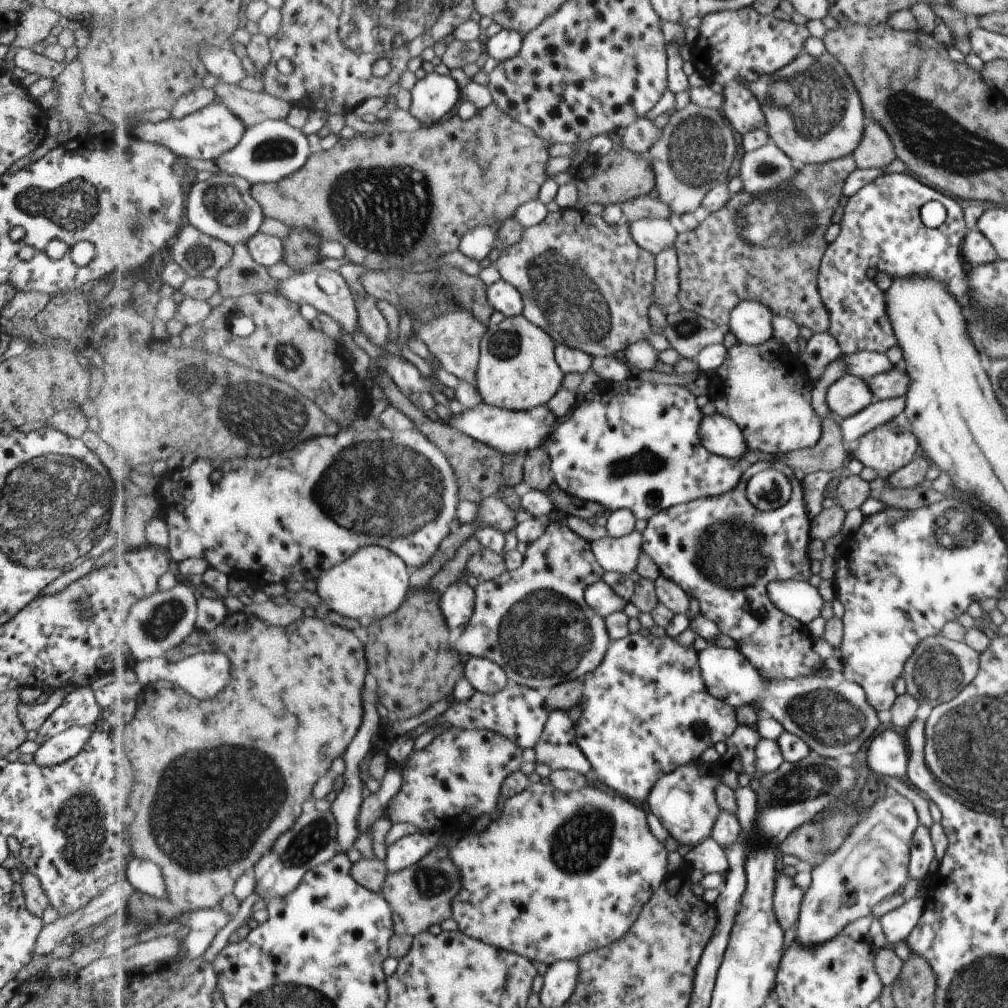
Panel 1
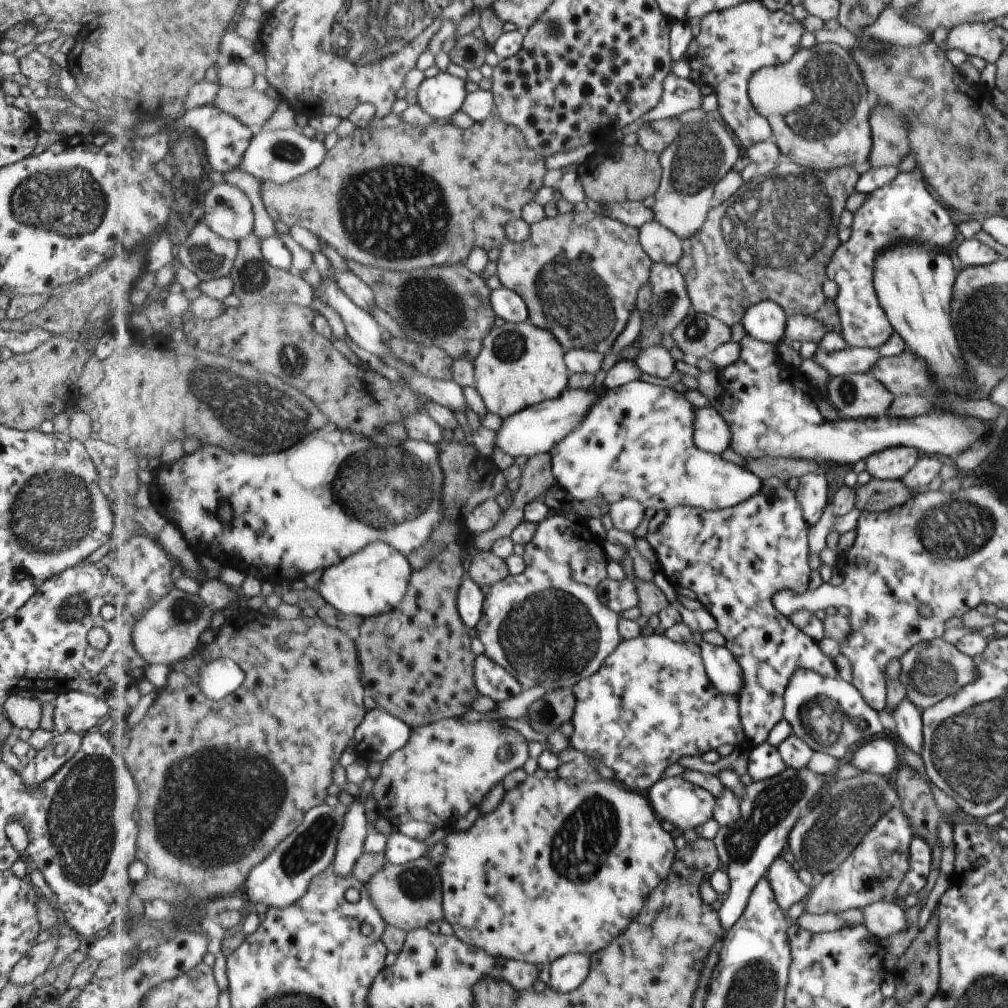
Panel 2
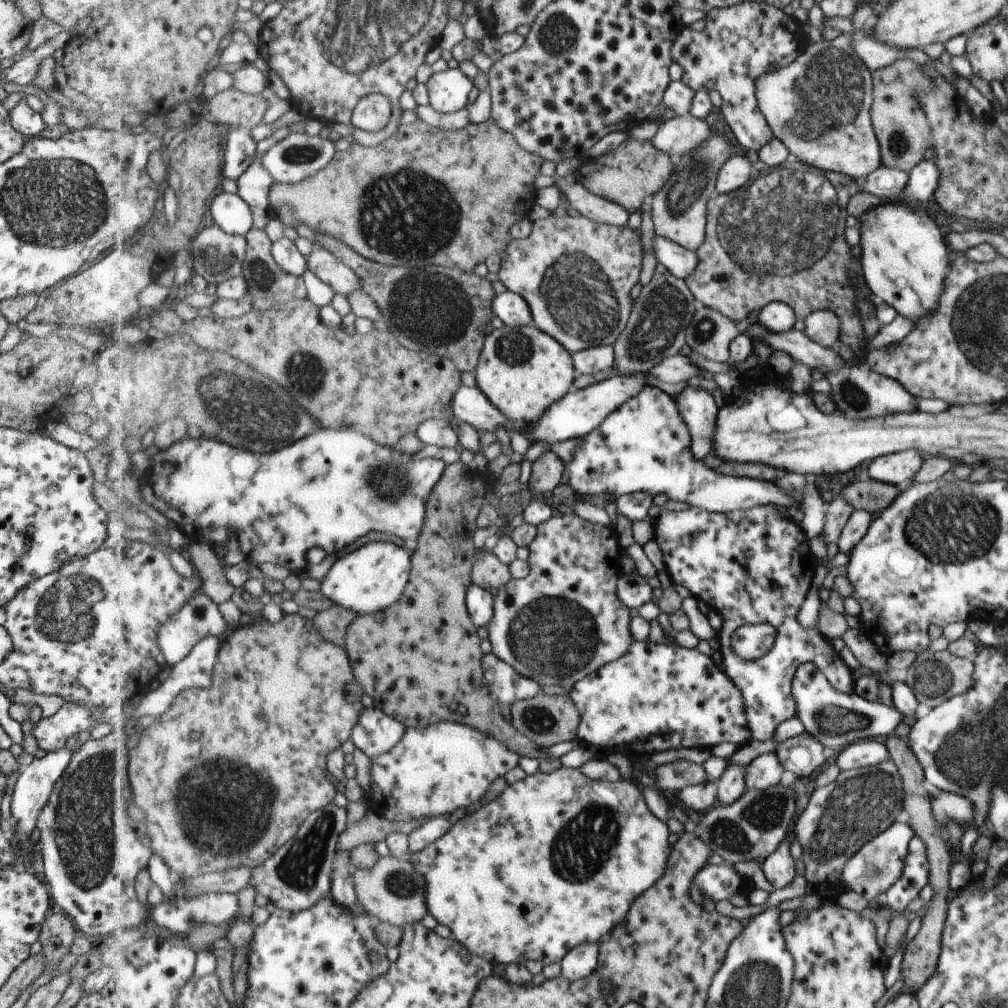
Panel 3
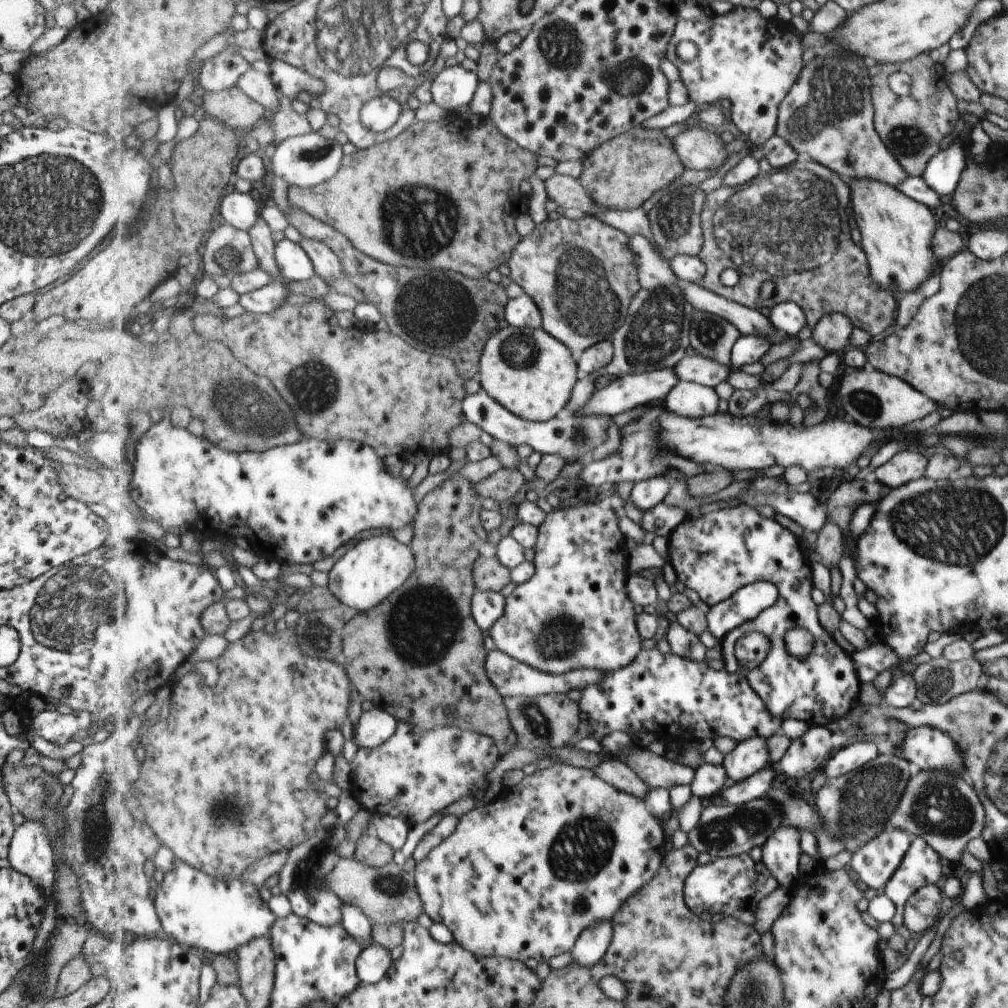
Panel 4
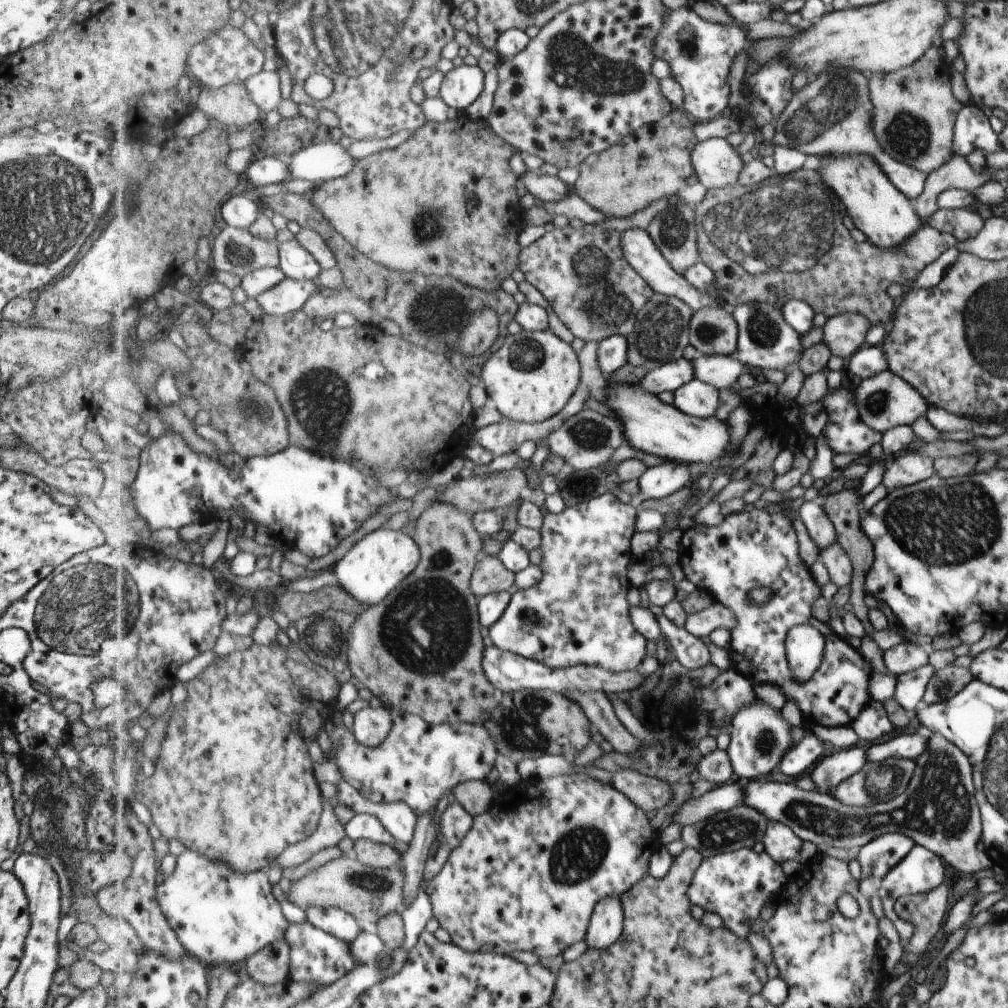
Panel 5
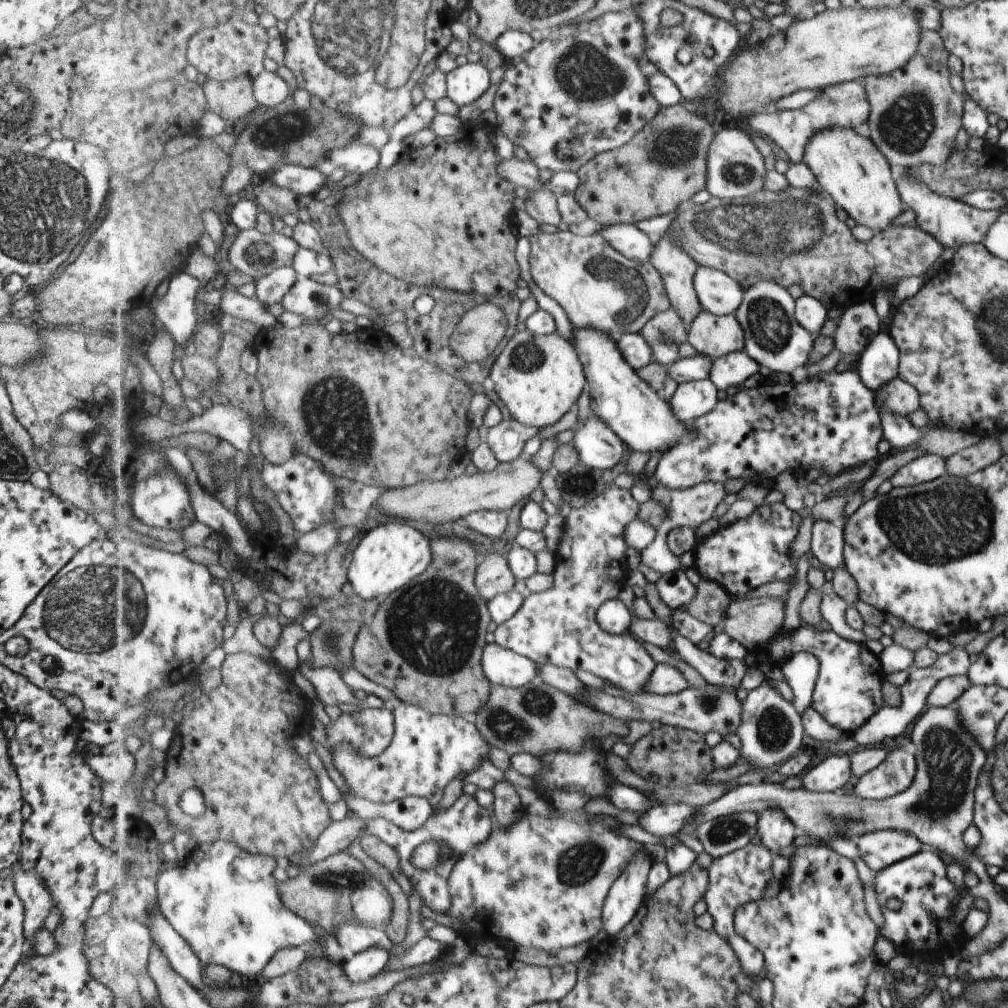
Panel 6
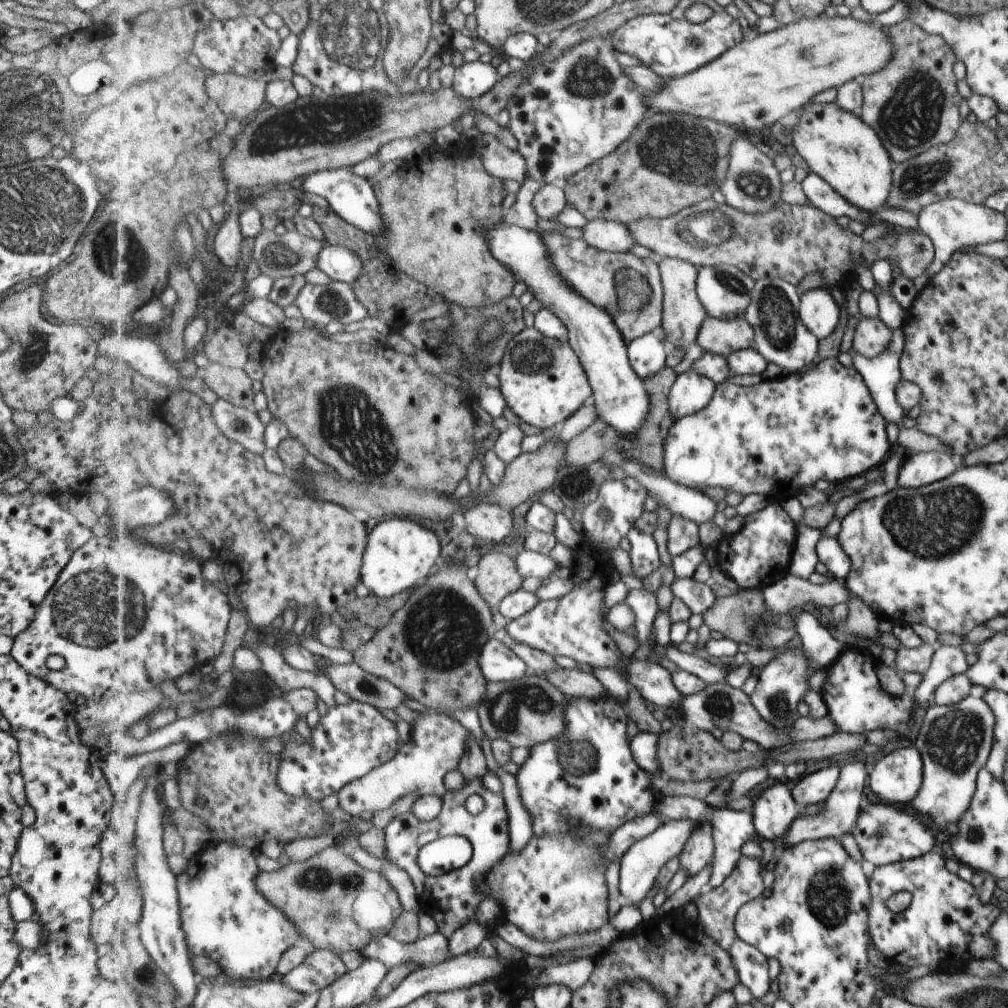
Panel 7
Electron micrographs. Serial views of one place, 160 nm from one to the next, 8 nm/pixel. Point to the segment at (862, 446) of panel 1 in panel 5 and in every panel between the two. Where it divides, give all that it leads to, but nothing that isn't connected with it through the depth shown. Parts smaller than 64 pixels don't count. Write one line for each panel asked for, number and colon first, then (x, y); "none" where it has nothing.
2: (893, 463)
3: (898, 468)
4: (906, 465)
5: (907, 468)

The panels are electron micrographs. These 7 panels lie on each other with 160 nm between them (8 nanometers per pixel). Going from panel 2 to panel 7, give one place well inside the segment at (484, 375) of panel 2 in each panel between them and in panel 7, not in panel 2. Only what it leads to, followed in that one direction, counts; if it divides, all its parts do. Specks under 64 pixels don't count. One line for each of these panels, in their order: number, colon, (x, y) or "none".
3: (522, 370)
4: (531, 372)
5: (533, 376)
6: (538, 378)
7: (545, 382)

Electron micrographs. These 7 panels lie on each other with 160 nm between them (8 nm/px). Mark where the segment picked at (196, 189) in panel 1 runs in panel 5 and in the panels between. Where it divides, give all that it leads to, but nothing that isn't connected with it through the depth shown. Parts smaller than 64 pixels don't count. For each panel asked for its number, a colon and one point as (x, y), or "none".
2: (228, 211)
3: (229, 211)
4: (242, 210)
5: (239, 211)

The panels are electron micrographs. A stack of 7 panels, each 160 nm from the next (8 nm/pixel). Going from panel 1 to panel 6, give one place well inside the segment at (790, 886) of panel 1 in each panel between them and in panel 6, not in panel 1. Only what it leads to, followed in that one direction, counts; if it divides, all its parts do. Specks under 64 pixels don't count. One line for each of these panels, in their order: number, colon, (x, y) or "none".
2: (788, 889)
3: (778, 869)
4: (781, 851)
5: (780, 841)
6: (775, 831)

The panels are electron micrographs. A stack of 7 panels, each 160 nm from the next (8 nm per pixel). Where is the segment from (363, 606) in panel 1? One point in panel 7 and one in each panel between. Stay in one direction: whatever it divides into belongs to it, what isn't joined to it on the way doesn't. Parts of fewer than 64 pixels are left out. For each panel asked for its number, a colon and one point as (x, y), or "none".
2: (376, 580)
3: (372, 578)
4: (367, 574)
5: (373, 567)
6: (388, 557)
7: (401, 554)

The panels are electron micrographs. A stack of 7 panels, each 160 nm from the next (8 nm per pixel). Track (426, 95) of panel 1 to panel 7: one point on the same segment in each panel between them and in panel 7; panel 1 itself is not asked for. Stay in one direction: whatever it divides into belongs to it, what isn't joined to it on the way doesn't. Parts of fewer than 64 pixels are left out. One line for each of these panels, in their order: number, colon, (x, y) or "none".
2: (442, 96)
3: (449, 91)
4: (454, 87)
5: (462, 86)
6: (467, 83)
7: (472, 80)

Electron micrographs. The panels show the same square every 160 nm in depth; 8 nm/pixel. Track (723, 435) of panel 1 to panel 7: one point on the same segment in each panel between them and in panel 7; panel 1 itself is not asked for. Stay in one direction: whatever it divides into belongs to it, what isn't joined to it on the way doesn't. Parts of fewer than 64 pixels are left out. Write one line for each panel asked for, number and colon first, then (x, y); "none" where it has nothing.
2: (712, 433)
3: (697, 406)
4: (690, 399)
5: (698, 398)
6: (691, 400)
7: (692, 391)

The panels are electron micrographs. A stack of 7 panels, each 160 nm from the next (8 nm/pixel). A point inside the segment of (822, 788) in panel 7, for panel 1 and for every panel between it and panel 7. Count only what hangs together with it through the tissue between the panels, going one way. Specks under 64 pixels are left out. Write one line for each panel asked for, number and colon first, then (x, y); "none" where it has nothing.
1: (887, 755)
2: (880, 756)
3: (867, 753)
4: (849, 758)
5: (831, 769)
6: (833, 773)

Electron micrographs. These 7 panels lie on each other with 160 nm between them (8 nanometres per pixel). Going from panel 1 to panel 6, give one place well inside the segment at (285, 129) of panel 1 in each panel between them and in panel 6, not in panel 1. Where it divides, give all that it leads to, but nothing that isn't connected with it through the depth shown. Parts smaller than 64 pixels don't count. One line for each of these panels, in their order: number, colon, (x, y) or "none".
2: (281, 156)
3: (298, 156)
4: (308, 160)
5: (326, 160)
6: (361, 159)

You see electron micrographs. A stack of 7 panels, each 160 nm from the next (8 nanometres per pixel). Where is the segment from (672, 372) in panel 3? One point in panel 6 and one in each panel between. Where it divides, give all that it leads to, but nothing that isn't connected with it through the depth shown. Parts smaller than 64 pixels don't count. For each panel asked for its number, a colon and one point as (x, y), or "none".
4: (697, 368)
5: (723, 371)
6: (729, 372)

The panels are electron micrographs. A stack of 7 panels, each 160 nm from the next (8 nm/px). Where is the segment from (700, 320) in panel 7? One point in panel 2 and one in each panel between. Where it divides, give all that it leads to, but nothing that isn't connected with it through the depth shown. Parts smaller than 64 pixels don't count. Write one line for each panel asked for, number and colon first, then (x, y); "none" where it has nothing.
2: (705, 151)
3: (680, 211)
4: (676, 220)
5: (674, 231)
6: (677, 268)

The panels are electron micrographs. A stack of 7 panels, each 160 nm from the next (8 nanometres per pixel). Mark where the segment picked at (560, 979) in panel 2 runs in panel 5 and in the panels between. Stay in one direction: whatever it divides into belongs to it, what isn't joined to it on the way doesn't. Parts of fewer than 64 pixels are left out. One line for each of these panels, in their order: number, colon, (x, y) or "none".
3: (581, 962)
4: (595, 941)
5: (607, 925)

